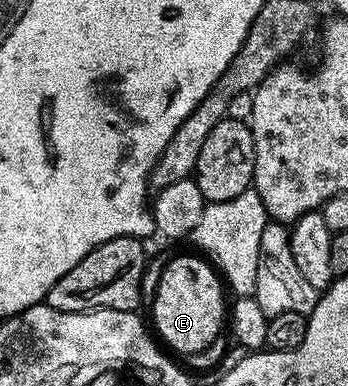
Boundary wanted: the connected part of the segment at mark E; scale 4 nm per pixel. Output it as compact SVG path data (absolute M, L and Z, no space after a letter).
M201 255L198 256L178 256L168 261L154 292L153 331L171 353L183 352L186 358L204 350L208 342L223 335L224 317L228 312L228 300L222 297L224 284L219 273Z

